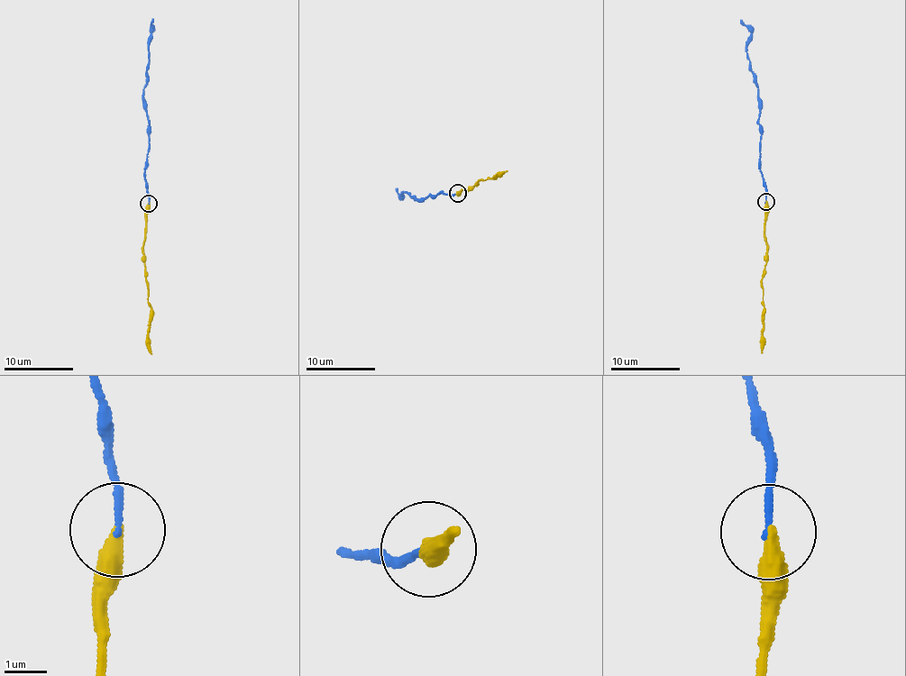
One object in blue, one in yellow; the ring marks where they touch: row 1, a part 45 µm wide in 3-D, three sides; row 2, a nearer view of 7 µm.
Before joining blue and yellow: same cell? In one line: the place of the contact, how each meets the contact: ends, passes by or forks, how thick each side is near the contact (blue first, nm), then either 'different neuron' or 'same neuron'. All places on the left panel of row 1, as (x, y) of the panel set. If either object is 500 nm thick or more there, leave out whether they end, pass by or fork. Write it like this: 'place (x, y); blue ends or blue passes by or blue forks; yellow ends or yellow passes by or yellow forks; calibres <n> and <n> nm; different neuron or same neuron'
place (149, 203); blue ends; yellow ends; calibres 150 and 400 nm; same neuron

